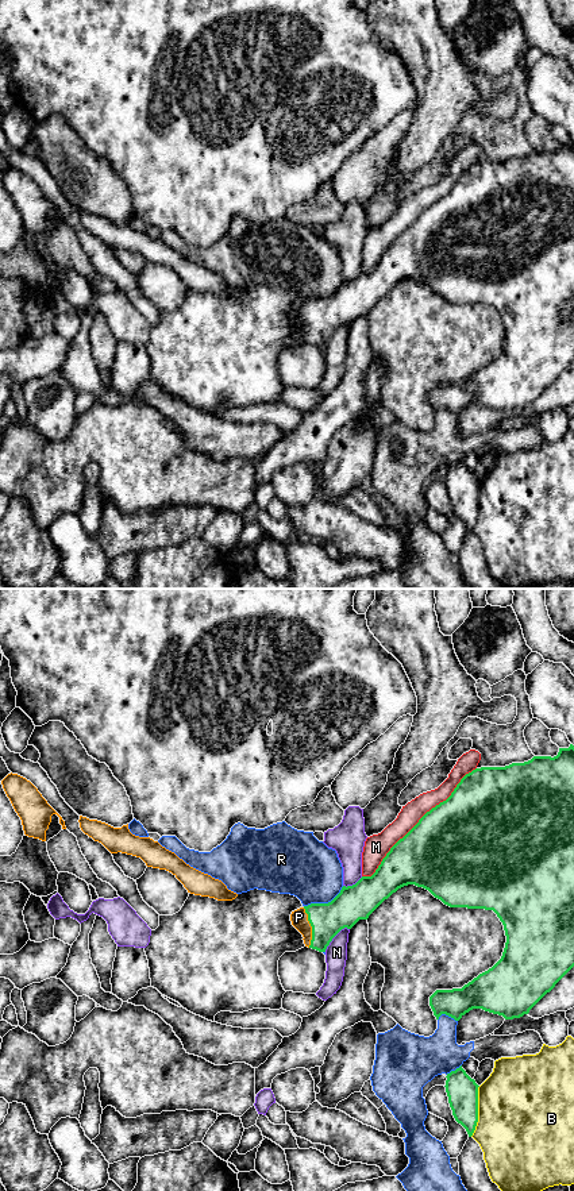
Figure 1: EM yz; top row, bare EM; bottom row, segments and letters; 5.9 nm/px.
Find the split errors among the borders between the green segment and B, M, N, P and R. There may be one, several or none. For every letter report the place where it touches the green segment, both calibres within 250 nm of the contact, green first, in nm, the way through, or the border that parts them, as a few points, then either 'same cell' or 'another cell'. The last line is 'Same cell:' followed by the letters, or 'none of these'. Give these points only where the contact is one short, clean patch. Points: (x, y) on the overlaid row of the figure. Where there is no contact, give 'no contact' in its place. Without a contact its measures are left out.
B: contact yz (477, 1112); calibres 190 and 500 nm; another cell
M: contact yz (419, 821); calibres 500 and 120 nm; another cell
N: contact yz (334, 936); calibres 220 and 130 nm; another cell
P: contact yz (312, 928); calibres 200 and 100 nm; way yz (347, 908), (312, 928), (299, 917); same cell
R: contact yz (324, 904); calibres 220 and 360 nm; another cell
Same cell: P

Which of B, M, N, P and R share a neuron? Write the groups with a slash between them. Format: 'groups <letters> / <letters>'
groups B / M / N / P / R

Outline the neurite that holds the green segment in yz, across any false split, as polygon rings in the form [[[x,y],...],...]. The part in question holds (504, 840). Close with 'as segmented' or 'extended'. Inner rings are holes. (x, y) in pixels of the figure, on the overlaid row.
[[[574,745],[559,748],[556,756],[533,756],[524,763],[512,763],[505,767],[481,767],[466,774],[456,785],[451,795],[427,812],[419,822],[400,839],[382,859],[371,876],[362,876],[353,886],[343,886],[340,893],[328,903],[311,903],[290,914],[292,925],[303,934],[305,947],[325,952],[332,938],[344,928],[351,929],[359,920],[369,916],[398,889],[415,884],[428,890],[435,898],[450,907],[493,910],[504,925],[506,943],[501,959],[488,971],[479,974],[462,988],[436,990],[429,997],[429,1006],[436,1020],[446,1014],[459,1021],[473,1009],[502,1015],[505,1020],[520,1018],[547,994],[574,967]]]; extended

